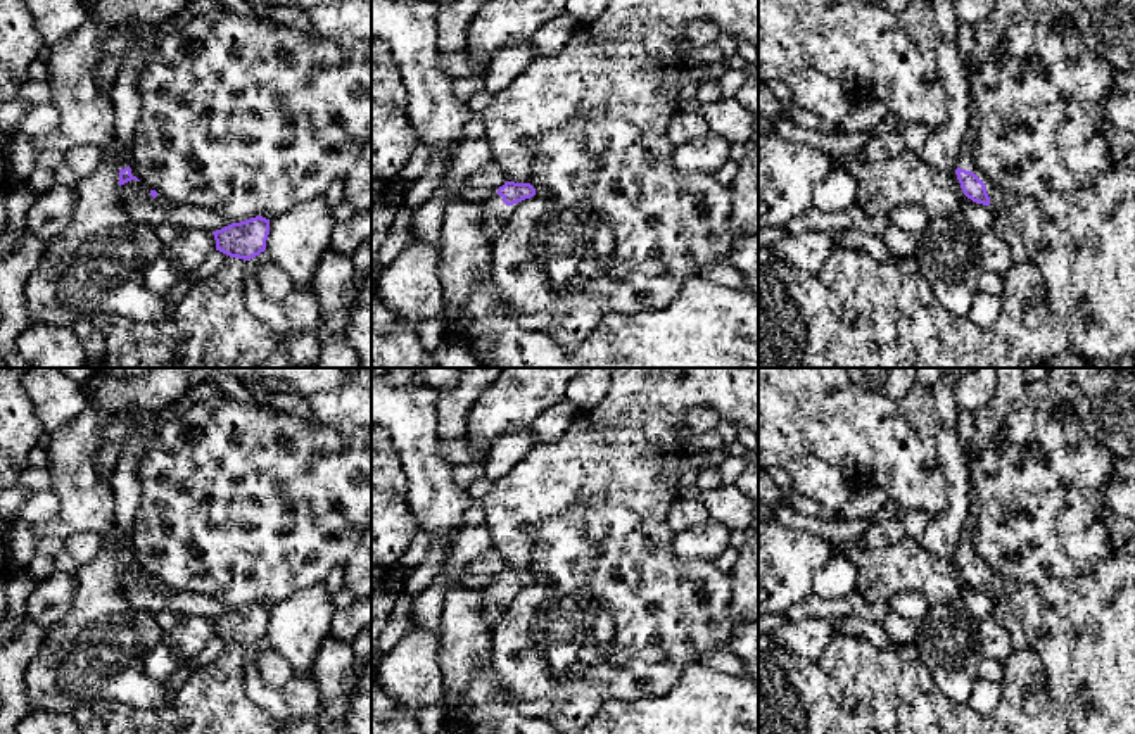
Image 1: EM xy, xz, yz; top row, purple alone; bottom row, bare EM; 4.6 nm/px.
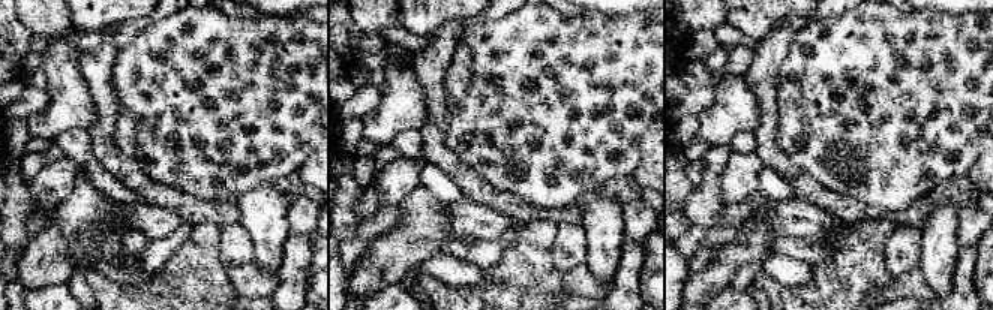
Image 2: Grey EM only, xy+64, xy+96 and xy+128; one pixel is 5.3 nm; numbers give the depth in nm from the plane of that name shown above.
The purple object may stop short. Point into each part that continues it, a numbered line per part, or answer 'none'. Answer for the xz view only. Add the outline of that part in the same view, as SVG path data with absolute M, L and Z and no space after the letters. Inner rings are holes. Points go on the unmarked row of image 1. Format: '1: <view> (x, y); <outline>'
1: xz (496, 600); M491 577L492 582L482 589L482 603L484 603L484 622L492 629L504 611L508 610L510 603L518 596L520 589L513 592L506 592L503 584L498 582L498 577Z

